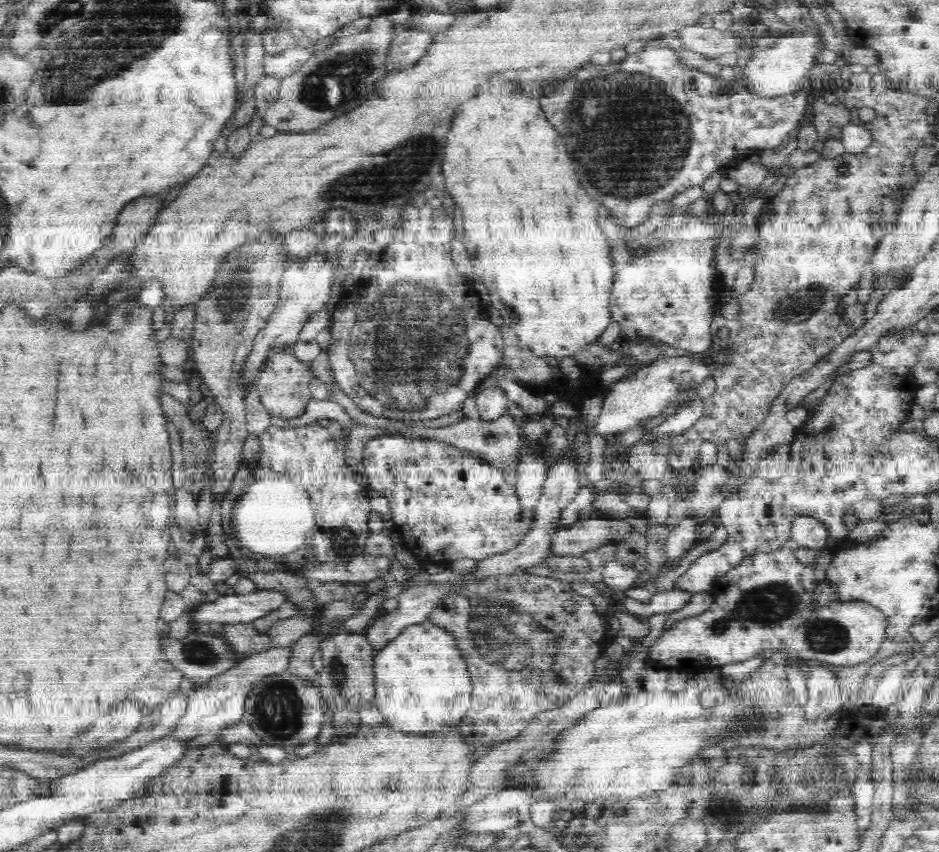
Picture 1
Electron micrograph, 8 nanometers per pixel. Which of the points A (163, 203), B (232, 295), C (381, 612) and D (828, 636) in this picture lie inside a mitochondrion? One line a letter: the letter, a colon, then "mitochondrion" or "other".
A: other
B: mitochondrion
C: other
D: mitochondrion

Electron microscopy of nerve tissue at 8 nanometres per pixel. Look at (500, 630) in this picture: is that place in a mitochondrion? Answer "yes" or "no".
yes

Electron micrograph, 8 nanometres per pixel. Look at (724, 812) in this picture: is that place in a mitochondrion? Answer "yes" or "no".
yes

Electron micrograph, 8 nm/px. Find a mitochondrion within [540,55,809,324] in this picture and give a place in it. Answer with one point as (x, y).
(621, 126)

